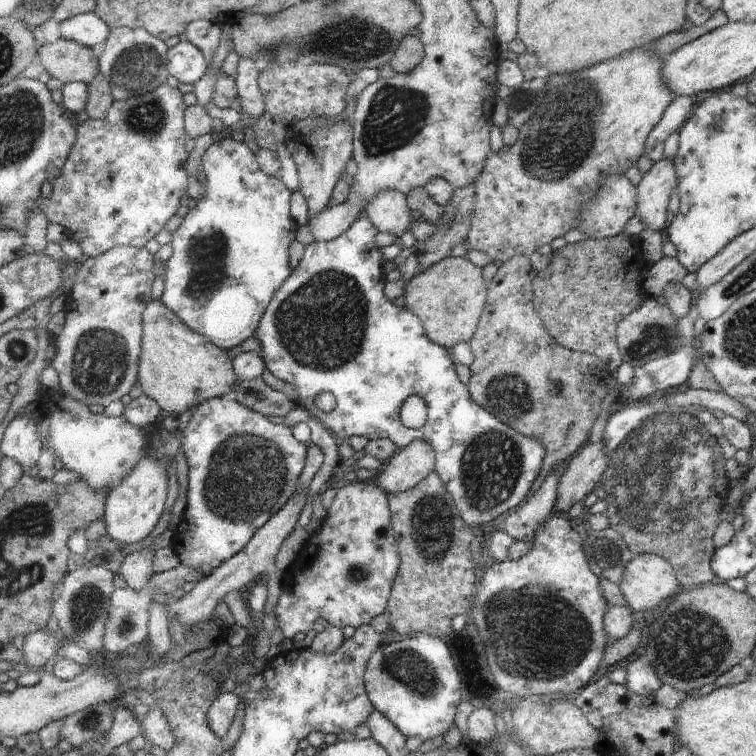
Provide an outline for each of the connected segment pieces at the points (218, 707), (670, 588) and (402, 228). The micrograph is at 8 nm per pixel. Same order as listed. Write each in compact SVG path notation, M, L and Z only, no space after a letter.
M242 692L226 693L217 698L210 712L210 722L214 732L224 740L228 740L231 728L237 718L238 709L241 707Z
M648 553L628 562L619 587L632 612L642 611L647 615L682 589L674 567L661 556Z
M391 189L377 195L367 206L366 214L381 231L402 238L414 226L412 209L406 194Z

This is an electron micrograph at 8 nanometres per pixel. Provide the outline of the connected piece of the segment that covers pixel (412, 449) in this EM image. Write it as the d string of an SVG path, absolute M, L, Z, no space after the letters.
M427 440L400 450L380 471L377 484L390 496L416 488L437 470L437 452Z

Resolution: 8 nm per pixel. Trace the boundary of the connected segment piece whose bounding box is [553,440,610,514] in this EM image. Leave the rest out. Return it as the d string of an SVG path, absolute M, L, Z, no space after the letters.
M603 440L584 444L564 464L557 482L554 513L567 513L576 503L582 502L598 486L606 470L609 456L605 454Z

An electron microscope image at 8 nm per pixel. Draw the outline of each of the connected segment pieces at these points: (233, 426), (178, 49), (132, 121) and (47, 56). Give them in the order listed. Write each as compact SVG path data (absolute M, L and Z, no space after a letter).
M233 396L210 399L193 411L185 429L175 430L187 457L189 490L188 503L176 528L173 545L184 565L210 576L226 561L239 555L297 493L311 444L300 442L292 427L275 424L265 414L248 408Z
M190 40L170 49L169 69L179 82L195 85L206 76L209 66L204 51Z
M166 83L153 93L115 101L104 120L90 118L87 122L79 122L77 143L62 176L53 184L52 198L42 198L40 204L51 222L63 225L68 237L80 244L84 256L97 257L128 245L148 246L178 214L182 198L196 194L194 184L188 180L193 178L188 172L190 152L186 148L188 107L184 92Z
M61 37L54 43L39 47L39 56L49 74L64 84L76 81L92 84L101 76L101 60L94 54L92 47L87 47L78 41Z

